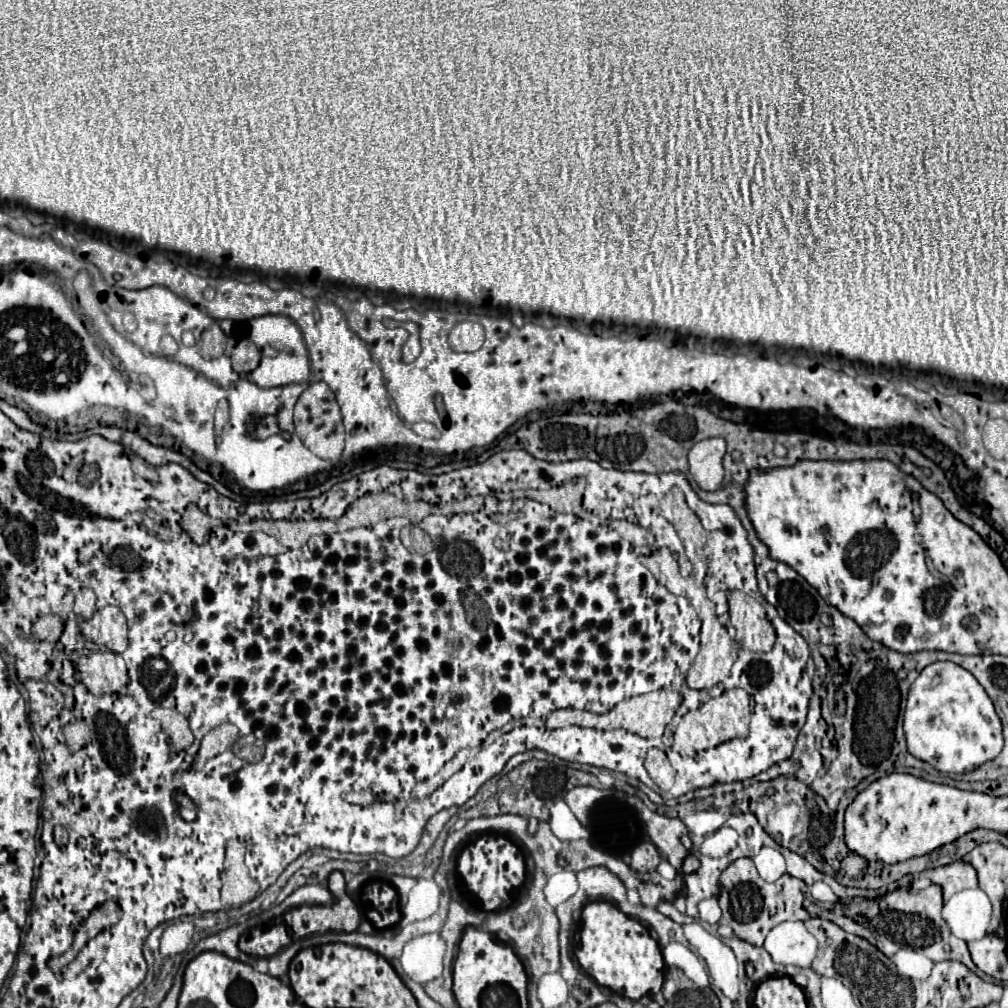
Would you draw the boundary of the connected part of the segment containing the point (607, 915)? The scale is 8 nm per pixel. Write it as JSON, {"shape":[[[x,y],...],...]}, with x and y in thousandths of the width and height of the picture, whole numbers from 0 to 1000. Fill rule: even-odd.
{"shape":[[[587,894],[579,900],[575,912],[575,924],[569,932],[569,947],[575,959],[591,971],[593,977],[607,981],[609,985],[627,993],[649,987],[657,981],[659,951],[653,936],[645,930],[643,922],[619,908],[611,898],[601,894]]]}

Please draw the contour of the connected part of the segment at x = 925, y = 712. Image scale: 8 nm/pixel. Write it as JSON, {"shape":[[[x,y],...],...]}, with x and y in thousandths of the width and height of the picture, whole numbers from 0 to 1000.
{"shape":[[[944,656],[921,660],[905,678],[897,707],[897,727],[901,747],[935,767],[960,767],[970,763],[988,753],[996,741],[994,715],[984,693],[964,668]]]}

